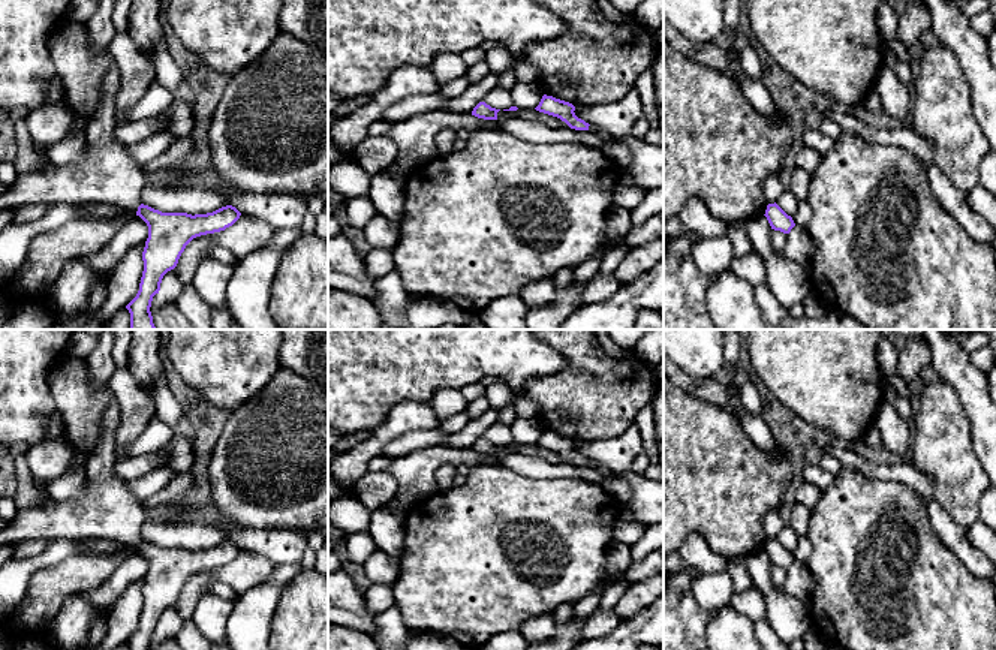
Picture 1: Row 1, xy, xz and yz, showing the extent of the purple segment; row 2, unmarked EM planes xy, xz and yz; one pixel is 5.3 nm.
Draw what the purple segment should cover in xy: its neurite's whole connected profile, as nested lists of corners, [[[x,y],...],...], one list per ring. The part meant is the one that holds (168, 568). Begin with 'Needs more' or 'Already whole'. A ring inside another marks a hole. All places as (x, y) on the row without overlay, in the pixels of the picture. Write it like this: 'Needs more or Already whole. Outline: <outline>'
Needs more. Outline: [[[112,394],[106,412],[105,425],[99,443],[85,463],[87,484],[81,497],[69,500],[51,499],[45,505],[19,508],[10,524],[0,532],[0,545],[19,542],[24,539],[109,539],[120,544],[136,544],[148,562],[148,574],[142,587],[144,607],[136,632],[126,641],[130,650],[151,650],[153,632],[159,629],[163,611],[178,599],[186,581],[196,572],[225,566],[232,562],[241,548],[226,541],[207,550],[162,548],[141,538],[141,529],[145,523],[142,502],[127,488],[126,481],[114,470],[117,463],[115,439],[120,424],[120,404]]]

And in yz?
Already whole. Outline: [[[776,538],[768,539],[764,550],[774,566],[780,566],[783,569],[789,569],[795,562],[791,551],[788,551]]]

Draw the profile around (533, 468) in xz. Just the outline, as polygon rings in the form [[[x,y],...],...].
[[[521,454],[497,457],[494,466],[506,467],[521,476],[532,479],[575,478],[598,484],[601,487],[604,487],[604,484],[610,479],[610,476],[589,466],[575,466],[571,463],[551,464],[542,458]]]

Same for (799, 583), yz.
[[[794,562],[786,569],[786,580],[780,587],[776,587],[779,593],[785,593],[803,601],[807,607],[812,604],[813,578],[806,563]]]

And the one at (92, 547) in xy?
[[[84,539],[81,542],[81,553],[87,556],[97,556],[97,554],[117,554],[123,548],[133,548],[136,550],[138,544],[120,544],[109,539]]]

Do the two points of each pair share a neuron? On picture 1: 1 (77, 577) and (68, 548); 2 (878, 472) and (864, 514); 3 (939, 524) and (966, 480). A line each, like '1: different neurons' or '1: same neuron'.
1: different neurons
2: different neurons
3: different neurons

